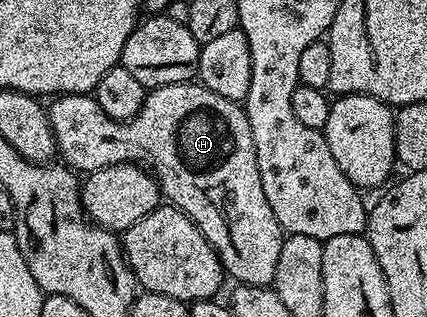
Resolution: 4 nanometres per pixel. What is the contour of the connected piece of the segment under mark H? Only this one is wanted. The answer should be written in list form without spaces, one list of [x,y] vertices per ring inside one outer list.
[[[190,81],[188,83],[176,83],[175,85],[163,85],[162,87],[154,87],[145,96],[145,104],[141,107],[133,119],[124,121],[107,117],[107,113],[103,113],[103,109],[99,109],[96,98],[92,94],[83,95],[62,95],[58,94],[52,100],[53,104],[48,104],[49,124],[53,130],[53,136],[57,142],[57,155],[72,170],[78,173],[88,173],[98,171],[104,167],[111,165],[119,165],[120,163],[136,163],[144,165],[155,176],[160,188],[161,194],[173,206],[177,207],[194,222],[194,224],[202,231],[203,237],[210,242],[224,267],[224,274],[238,284],[250,283],[256,287],[267,287],[272,284],[275,277],[275,265],[279,265],[279,249],[281,248],[281,240],[283,232],[279,221],[275,221],[275,213],[271,213],[271,205],[267,205],[267,196],[263,194],[263,181],[259,181],[259,165],[255,157],[255,141],[251,137],[251,125],[245,116],[245,108],[240,102],[228,99],[227,97],[219,97],[219,93],[215,93],[211,89],[201,86],[200,82]]]

